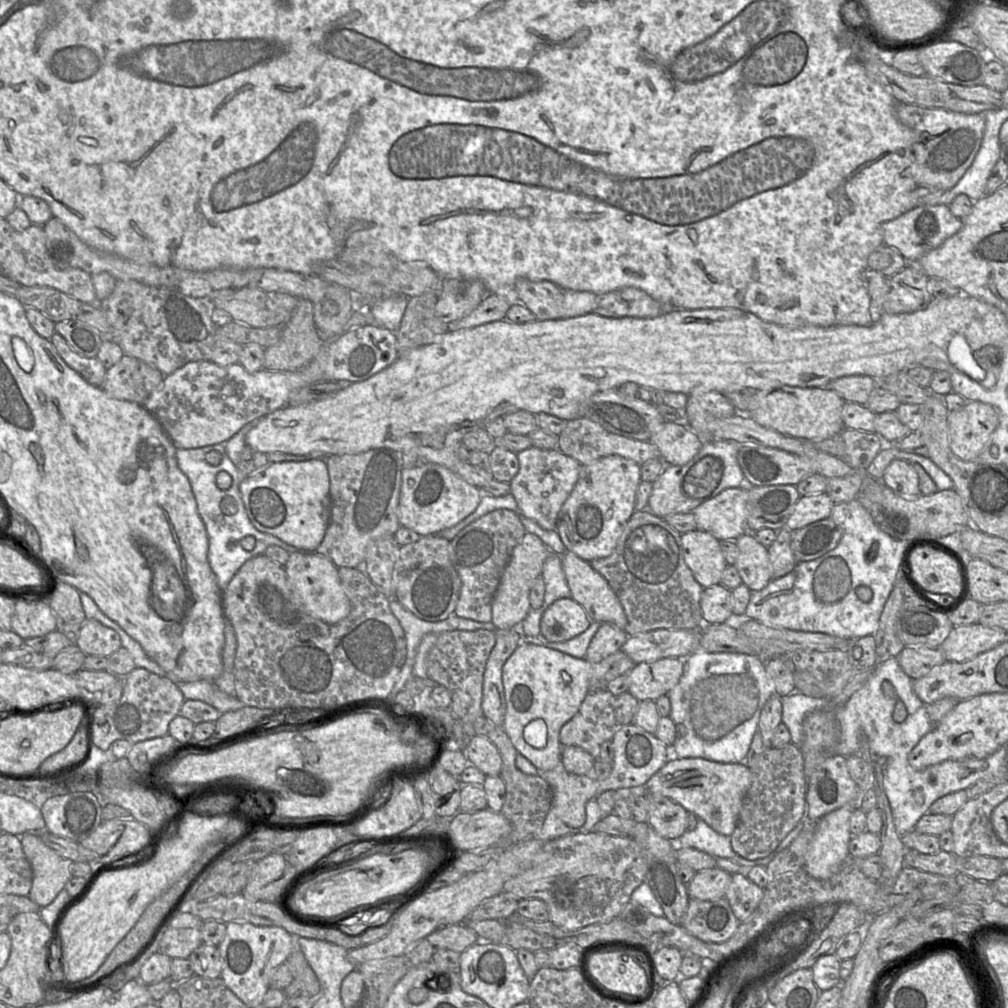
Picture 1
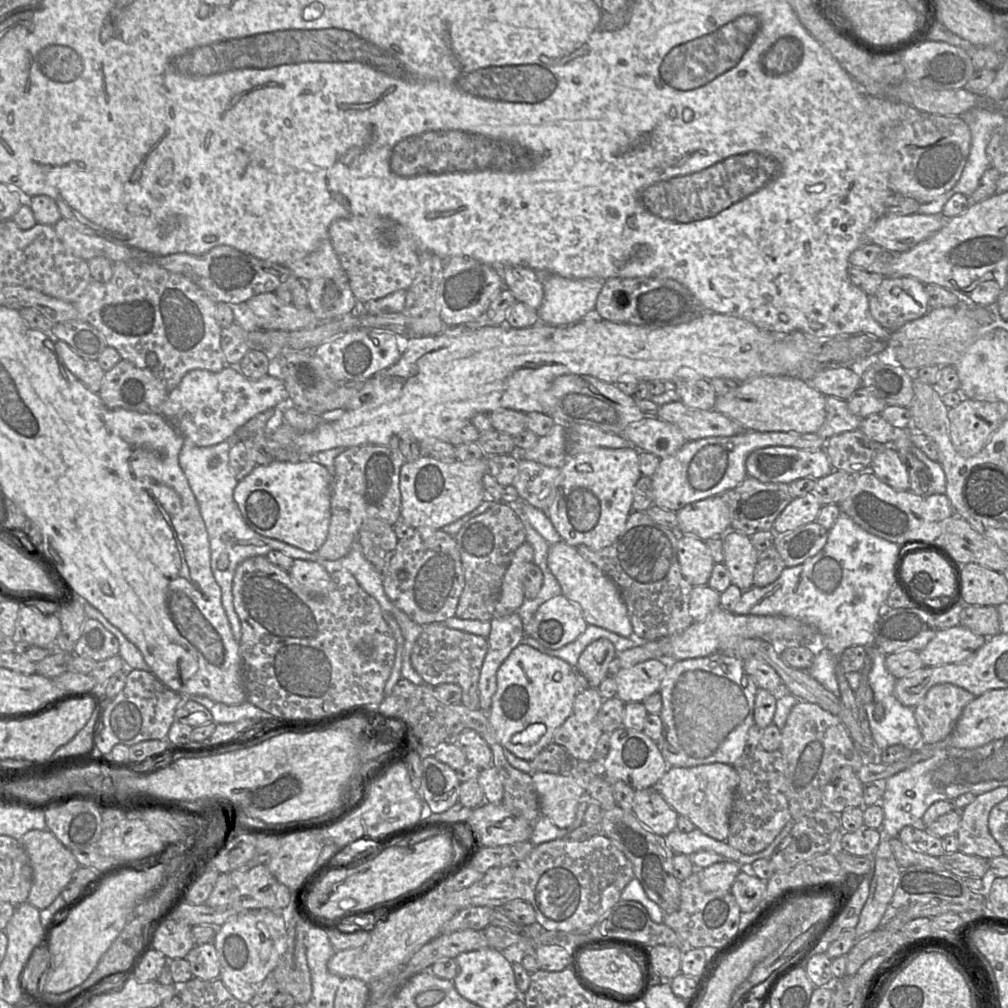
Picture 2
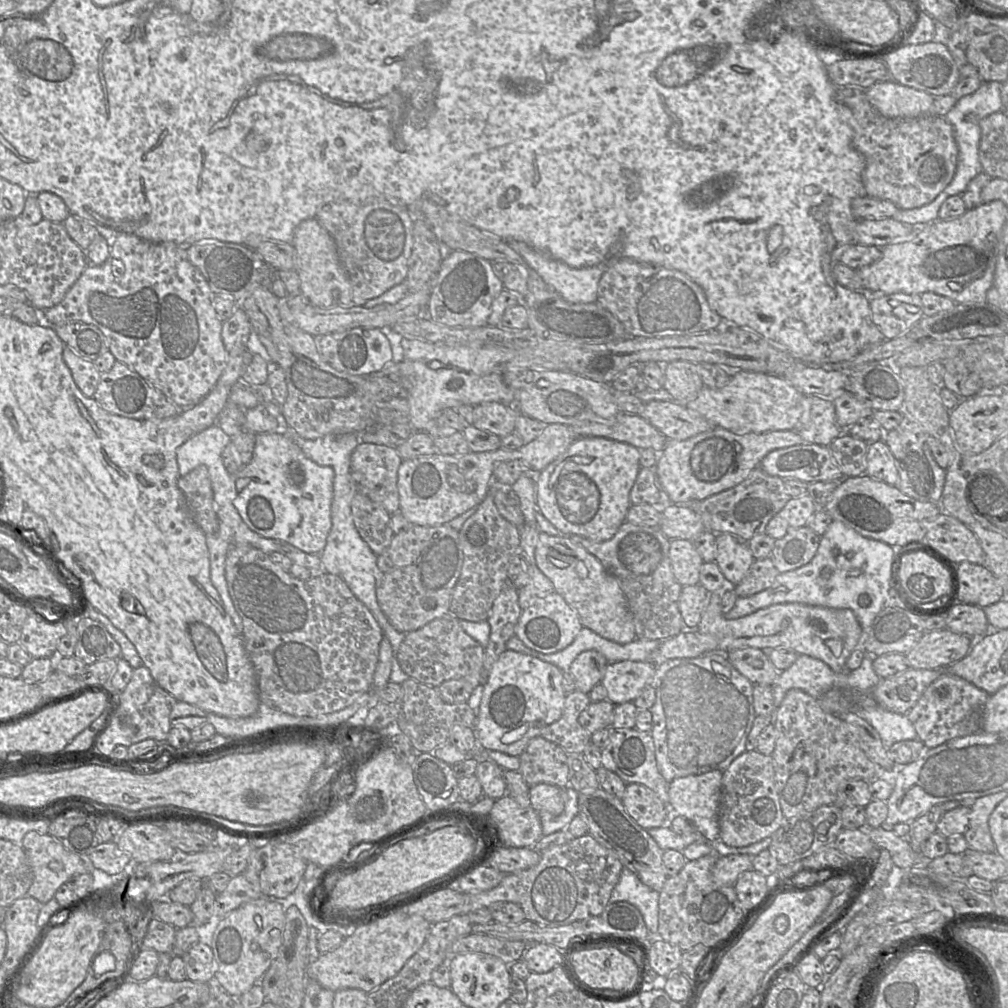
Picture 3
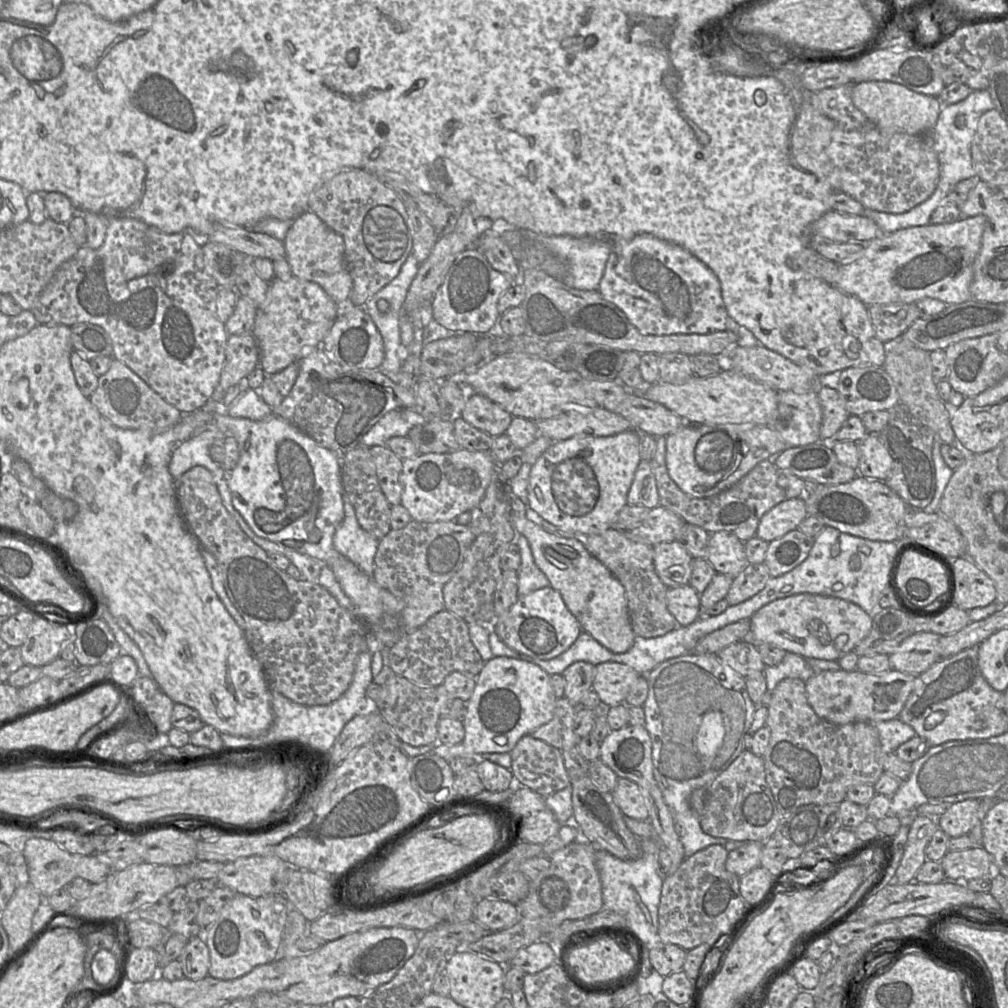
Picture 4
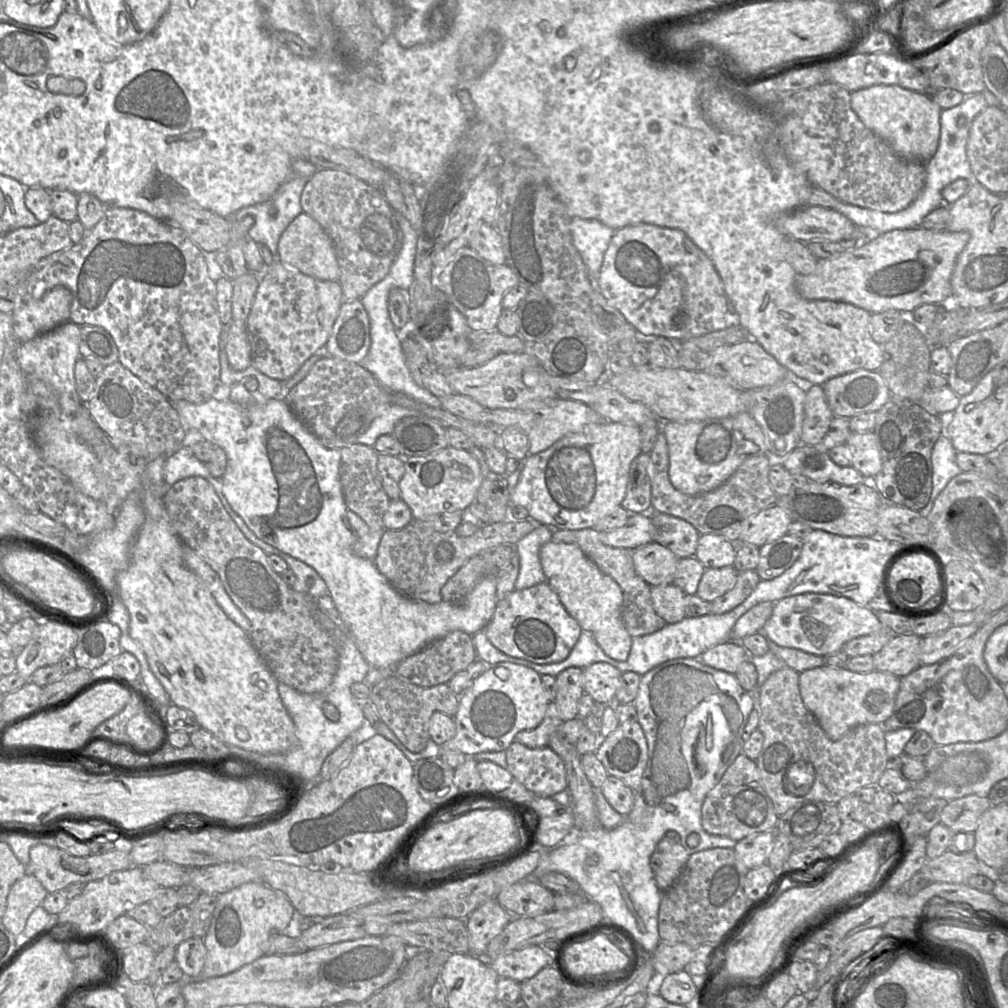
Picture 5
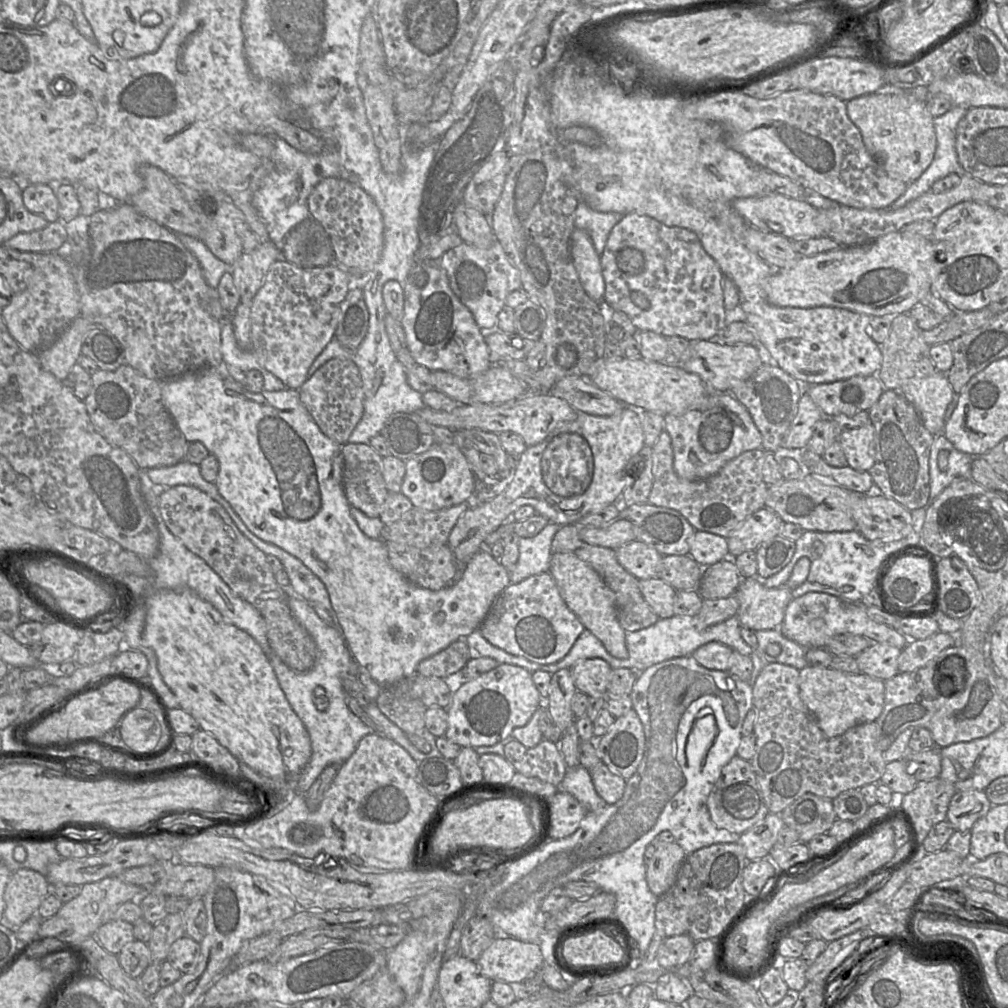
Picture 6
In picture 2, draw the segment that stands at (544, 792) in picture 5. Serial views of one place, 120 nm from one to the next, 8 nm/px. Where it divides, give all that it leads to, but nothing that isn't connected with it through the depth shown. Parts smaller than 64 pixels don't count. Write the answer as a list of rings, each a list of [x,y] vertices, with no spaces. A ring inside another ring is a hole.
[[[551,742],[529,763],[533,773],[572,775],[574,761],[564,747]]]

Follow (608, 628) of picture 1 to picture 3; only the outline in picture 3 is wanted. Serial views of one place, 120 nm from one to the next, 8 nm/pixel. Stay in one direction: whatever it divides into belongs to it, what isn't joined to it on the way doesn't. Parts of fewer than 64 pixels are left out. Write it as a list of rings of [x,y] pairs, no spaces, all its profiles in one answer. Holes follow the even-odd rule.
[[[596,650],[580,653],[569,669],[574,678],[576,691],[588,694],[594,686],[601,683],[608,663],[607,659]]]

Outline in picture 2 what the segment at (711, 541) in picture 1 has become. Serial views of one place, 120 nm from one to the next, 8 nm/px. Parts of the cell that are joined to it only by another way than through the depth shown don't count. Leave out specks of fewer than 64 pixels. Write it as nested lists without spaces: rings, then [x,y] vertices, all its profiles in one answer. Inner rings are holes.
[[[679,535],[677,555],[682,575],[693,587],[708,584],[715,562],[704,541]]]

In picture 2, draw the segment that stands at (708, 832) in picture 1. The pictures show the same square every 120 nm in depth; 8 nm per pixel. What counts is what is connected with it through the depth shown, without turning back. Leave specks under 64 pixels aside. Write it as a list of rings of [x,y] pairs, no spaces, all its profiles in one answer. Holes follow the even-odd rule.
[[[795,820],[788,822],[764,850],[751,855],[741,853],[731,847],[726,841],[716,840],[704,834],[698,828],[695,828],[690,832],[682,832],[675,829],[665,836],[665,841],[674,853],[683,853],[691,856],[699,851],[709,851],[722,855],[739,865],[752,864],[758,859],[769,859],[775,848],[790,833],[794,824]]]

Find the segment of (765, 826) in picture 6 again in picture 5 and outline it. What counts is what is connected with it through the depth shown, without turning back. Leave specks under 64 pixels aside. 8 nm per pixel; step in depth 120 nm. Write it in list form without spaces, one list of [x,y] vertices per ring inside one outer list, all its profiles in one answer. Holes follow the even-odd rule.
[[[775,832],[753,834],[736,843],[733,848],[735,855],[748,871],[767,863],[773,848]]]

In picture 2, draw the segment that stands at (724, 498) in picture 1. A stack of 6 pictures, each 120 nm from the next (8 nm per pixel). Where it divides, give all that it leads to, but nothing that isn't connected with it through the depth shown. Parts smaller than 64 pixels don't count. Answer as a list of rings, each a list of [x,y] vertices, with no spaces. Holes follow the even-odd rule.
[[[721,496],[689,504],[676,512],[679,535],[690,535],[702,541],[722,537],[731,529],[731,514]]]

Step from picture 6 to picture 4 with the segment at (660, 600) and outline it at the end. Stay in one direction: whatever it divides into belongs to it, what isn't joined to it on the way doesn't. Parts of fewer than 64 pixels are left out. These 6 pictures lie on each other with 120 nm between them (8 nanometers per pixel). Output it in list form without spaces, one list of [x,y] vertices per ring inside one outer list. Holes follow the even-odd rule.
[[[689,584],[668,588],[666,602],[678,626],[688,626],[701,617],[700,594]]]

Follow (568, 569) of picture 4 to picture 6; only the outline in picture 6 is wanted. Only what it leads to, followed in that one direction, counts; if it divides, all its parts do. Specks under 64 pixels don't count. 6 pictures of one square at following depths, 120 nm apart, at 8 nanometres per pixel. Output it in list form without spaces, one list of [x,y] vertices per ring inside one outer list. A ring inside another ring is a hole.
[[[570,552],[554,553],[548,571],[568,608],[578,617],[586,630],[594,634],[615,658],[625,659],[628,650],[626,631],[620,626],[615,608],[615,594],[600,575],[586,562]]]

